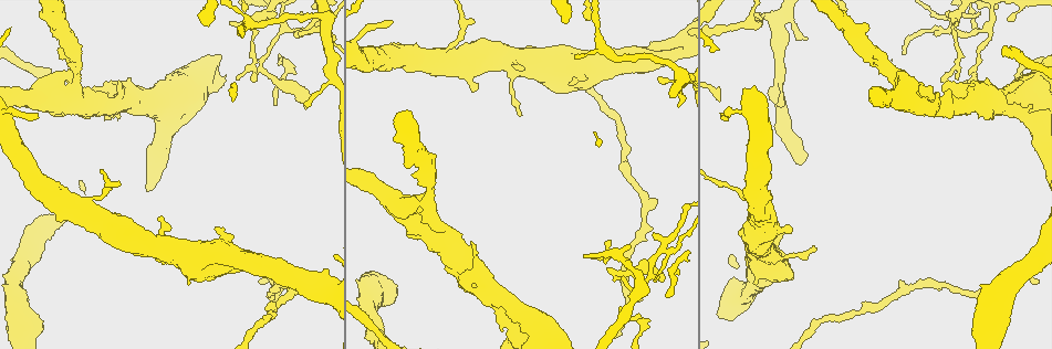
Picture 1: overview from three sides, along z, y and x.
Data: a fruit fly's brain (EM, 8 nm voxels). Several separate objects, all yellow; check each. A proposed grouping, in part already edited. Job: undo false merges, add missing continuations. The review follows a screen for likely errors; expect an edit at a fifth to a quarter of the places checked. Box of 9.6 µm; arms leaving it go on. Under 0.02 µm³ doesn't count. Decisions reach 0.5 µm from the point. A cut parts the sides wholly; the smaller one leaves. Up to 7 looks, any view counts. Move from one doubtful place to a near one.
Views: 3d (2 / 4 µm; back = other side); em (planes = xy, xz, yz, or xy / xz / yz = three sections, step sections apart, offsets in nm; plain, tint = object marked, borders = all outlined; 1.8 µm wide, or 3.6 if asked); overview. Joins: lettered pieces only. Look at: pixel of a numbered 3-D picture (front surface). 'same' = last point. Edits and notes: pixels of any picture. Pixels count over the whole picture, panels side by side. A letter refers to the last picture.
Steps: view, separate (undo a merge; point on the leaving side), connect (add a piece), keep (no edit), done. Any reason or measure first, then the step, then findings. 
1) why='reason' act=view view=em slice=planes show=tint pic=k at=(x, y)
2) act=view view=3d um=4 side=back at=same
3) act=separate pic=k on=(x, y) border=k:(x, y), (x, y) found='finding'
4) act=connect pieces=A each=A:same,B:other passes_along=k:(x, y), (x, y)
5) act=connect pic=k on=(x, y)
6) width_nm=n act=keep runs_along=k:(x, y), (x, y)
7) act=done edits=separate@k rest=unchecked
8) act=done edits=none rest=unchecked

why='free end' act=view view=em slice=planes show=borders pic=1 at=(37, 118)

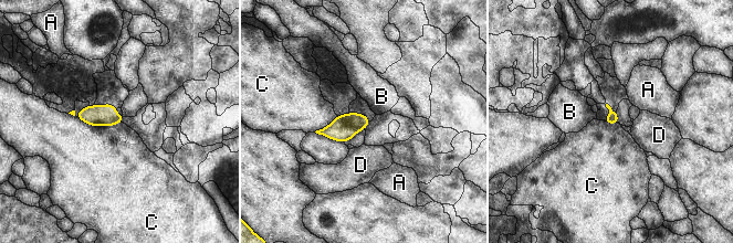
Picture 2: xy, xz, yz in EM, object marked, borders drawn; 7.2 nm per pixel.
act=keep each=A:other,B:other,C:other,D:other border=2:(76, 117), (91, 125), (121, 123) found='no lettered piece goes on from it'

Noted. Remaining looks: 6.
act=view view=3d um=2 pic=1 at=(236, 79)

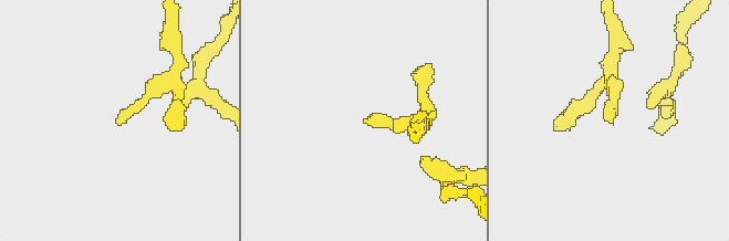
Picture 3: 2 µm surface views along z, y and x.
why='need the tissue' act=view view=em slice=yz step=8 show=tint pic=3 at=(365, 121)

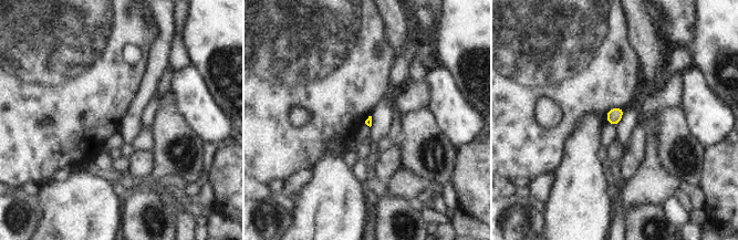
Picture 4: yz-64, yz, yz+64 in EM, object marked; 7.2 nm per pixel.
why='cut it another way' act=view view=em slice=planes show=borders at=same

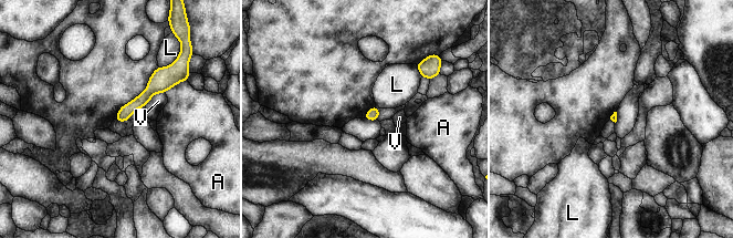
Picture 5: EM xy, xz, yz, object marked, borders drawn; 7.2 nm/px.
act=keep each=A:other,L:other,V:other runs_along=5:(174, 81), (160, 81), (118, 117) found='no lettered piece goes on from it'

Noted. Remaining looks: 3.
why='free end' act=view view=3d um=4 pic=1 at=(620, 306)

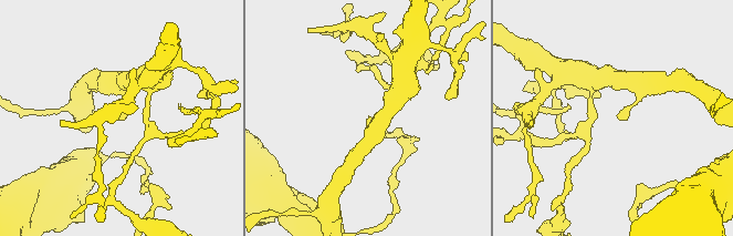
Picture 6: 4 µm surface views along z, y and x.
why='need the tissue' act=view view=em slice=xy step=8 show=plain pic=6 at=(370, 116)

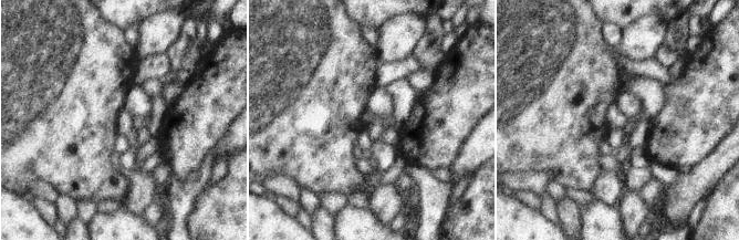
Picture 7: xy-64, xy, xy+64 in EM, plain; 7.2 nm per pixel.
why='what lies round it' act=view view=em slice=xy step=8 show=borders at=same

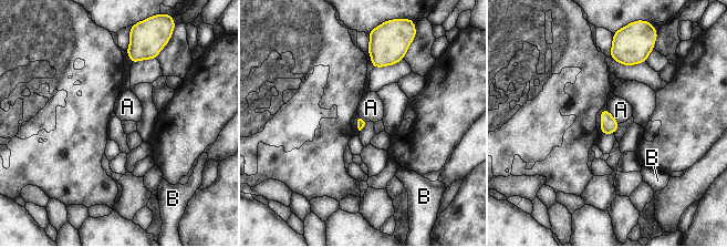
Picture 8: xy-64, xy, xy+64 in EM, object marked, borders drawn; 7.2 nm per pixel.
act=keep each=A:other,B:other border=8:(606, 110), (619, 123) found='none of them fits'

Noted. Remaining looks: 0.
act=done edits=none rest=unchecked

